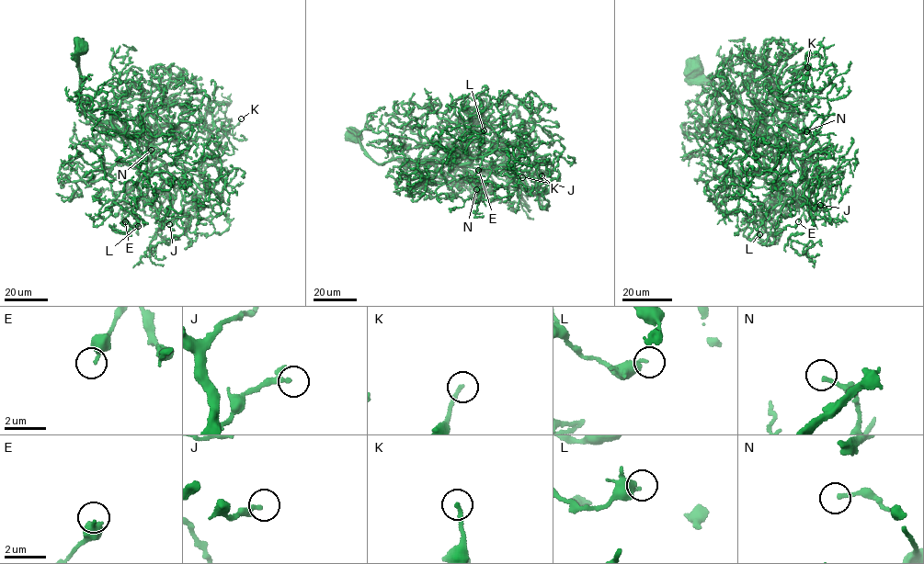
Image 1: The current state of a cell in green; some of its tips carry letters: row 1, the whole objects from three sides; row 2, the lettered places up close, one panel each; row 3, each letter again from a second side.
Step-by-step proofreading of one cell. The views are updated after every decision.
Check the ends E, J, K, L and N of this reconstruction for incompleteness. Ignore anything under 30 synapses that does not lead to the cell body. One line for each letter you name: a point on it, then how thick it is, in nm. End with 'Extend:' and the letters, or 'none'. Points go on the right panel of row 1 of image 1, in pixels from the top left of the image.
Extend: none

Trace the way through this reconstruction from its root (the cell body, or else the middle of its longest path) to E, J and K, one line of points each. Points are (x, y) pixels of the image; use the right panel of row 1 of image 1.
E: (695, 69), (738, 103), (742, 125), (757, 134), (744, 144), (738, 138), (803, 208), (798, 221)
J: (695, 69), (730, 92), (744, 127), (773, 134), (774, 147), (791, 153), (805, 172), (817, 214), (820, 205)
K: (695, 69), (730, 92), (744, 127), (774, 134), (792, 114), (779, 91), (808, 77), (807, 67)

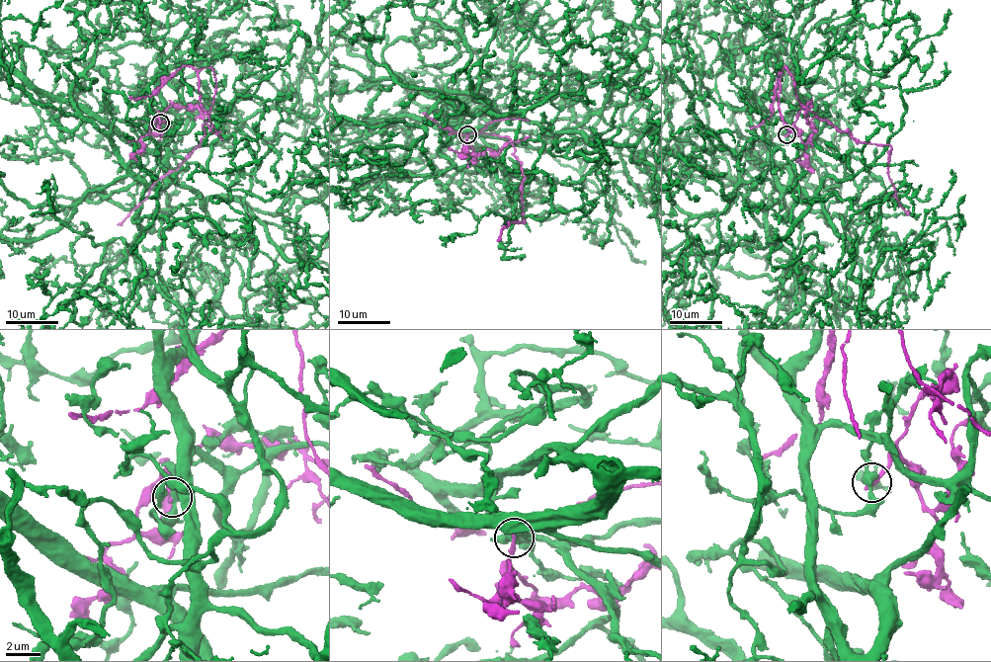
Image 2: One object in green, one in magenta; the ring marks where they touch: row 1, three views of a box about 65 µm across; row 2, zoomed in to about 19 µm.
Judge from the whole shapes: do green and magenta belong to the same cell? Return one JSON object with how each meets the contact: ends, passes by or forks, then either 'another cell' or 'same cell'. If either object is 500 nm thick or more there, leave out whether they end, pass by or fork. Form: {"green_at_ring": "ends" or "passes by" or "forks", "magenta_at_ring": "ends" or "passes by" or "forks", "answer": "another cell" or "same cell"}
{"green_at_ring": "passes by", "magenta_at_ring": "ends", "answer": "another cell"}

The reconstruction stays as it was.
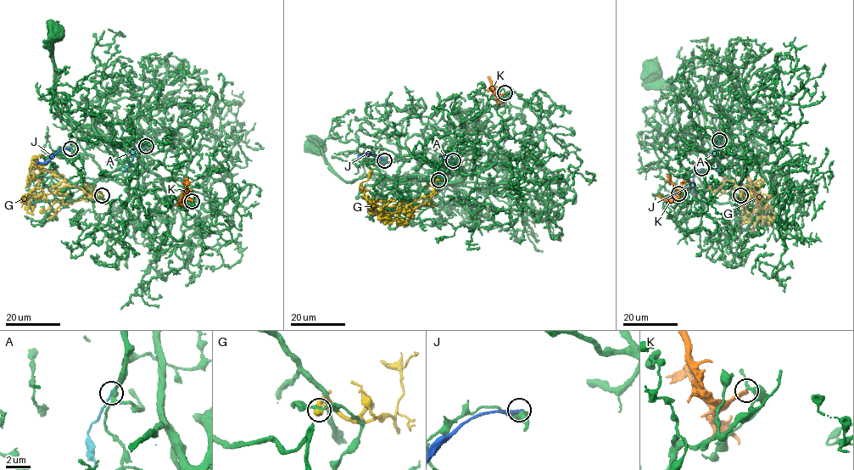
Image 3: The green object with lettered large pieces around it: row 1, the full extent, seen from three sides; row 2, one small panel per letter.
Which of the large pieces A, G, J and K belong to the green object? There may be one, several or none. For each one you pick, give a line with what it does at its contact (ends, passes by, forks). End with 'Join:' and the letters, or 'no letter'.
Join: no letter

